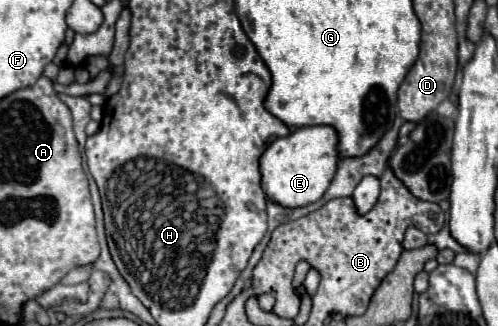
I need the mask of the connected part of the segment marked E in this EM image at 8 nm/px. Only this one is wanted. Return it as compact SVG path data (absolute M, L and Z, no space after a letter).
M309 126L297 128L291 134L273 140L267 150L259 158L261 172L261 188L267 198L285 208L299 208L317 202L325 188L329 188L329 180L333 180L333 172L337 170L337 132L329 126Z

